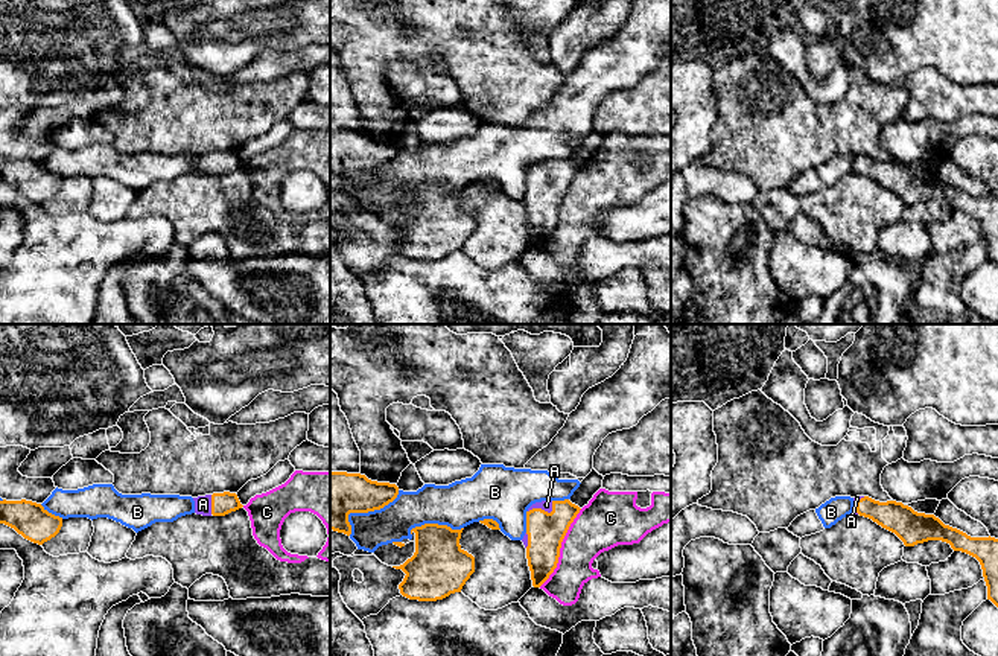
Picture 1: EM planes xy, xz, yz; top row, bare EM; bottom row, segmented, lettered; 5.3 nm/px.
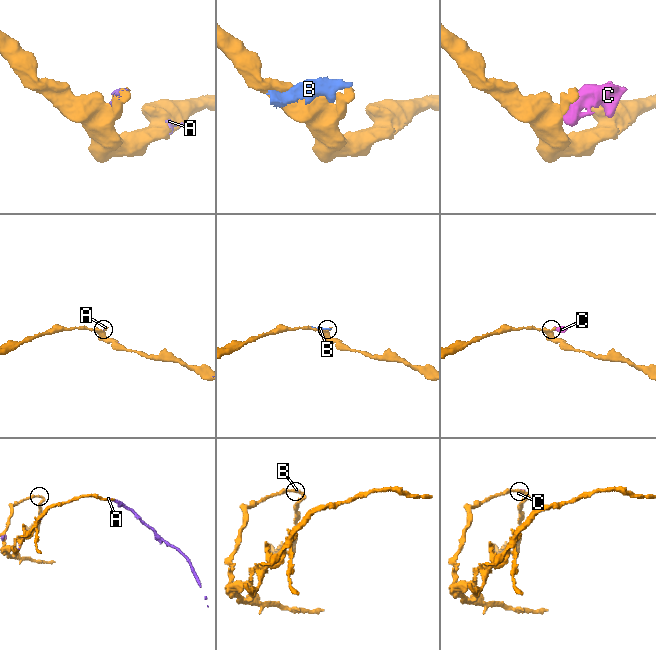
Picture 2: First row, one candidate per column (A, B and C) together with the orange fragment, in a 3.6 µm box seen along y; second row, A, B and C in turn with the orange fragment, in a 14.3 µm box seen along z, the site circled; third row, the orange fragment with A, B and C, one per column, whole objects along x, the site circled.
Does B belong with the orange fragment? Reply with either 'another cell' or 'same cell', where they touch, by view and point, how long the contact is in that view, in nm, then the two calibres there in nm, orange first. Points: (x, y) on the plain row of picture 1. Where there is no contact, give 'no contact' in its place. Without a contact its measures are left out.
another cell; contact xz (365, 171); length 360 nm; calibres 280 and 200 nm

